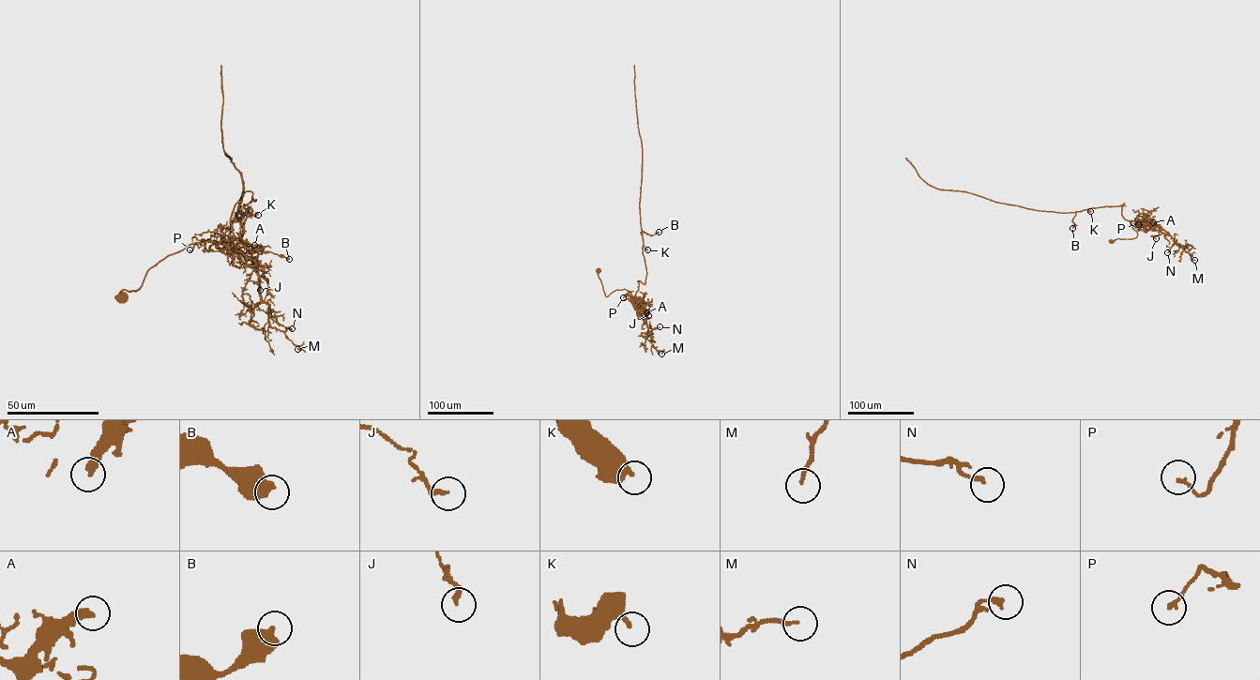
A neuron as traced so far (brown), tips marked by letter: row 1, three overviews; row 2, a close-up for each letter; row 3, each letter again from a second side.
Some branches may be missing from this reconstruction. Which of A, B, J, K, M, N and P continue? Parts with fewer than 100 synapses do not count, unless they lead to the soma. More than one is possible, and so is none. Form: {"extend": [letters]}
{"extend": []}

